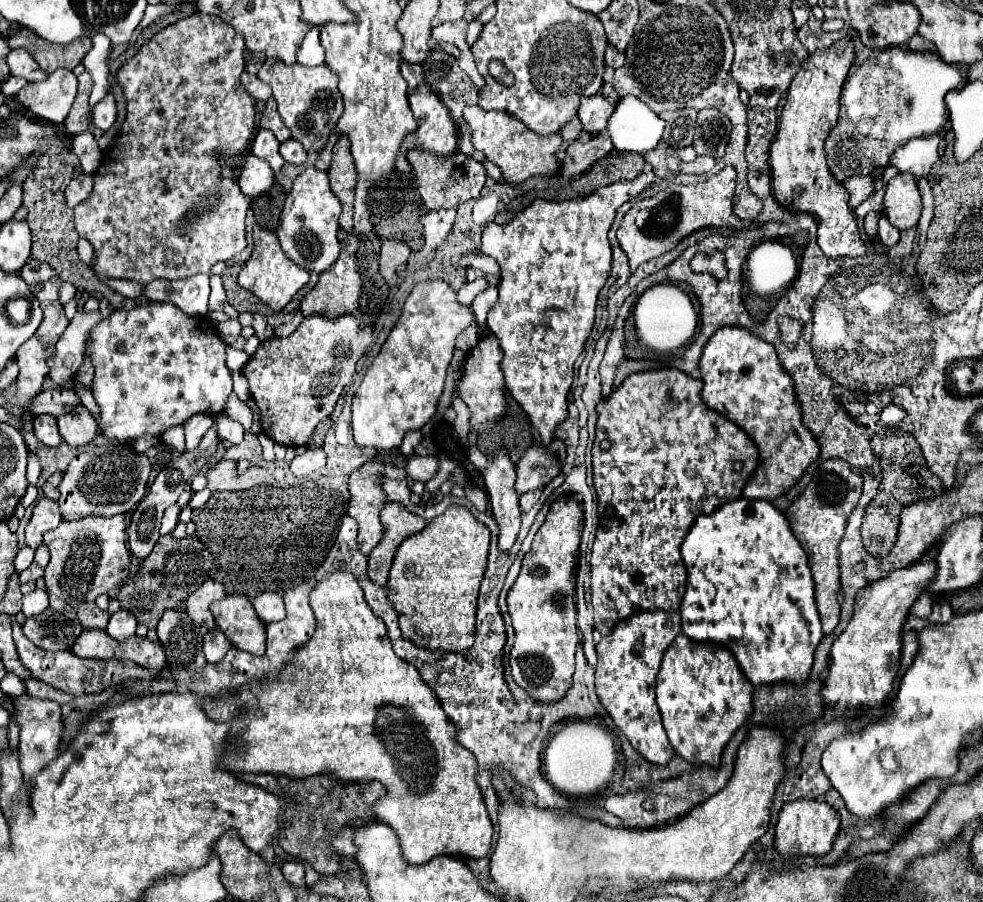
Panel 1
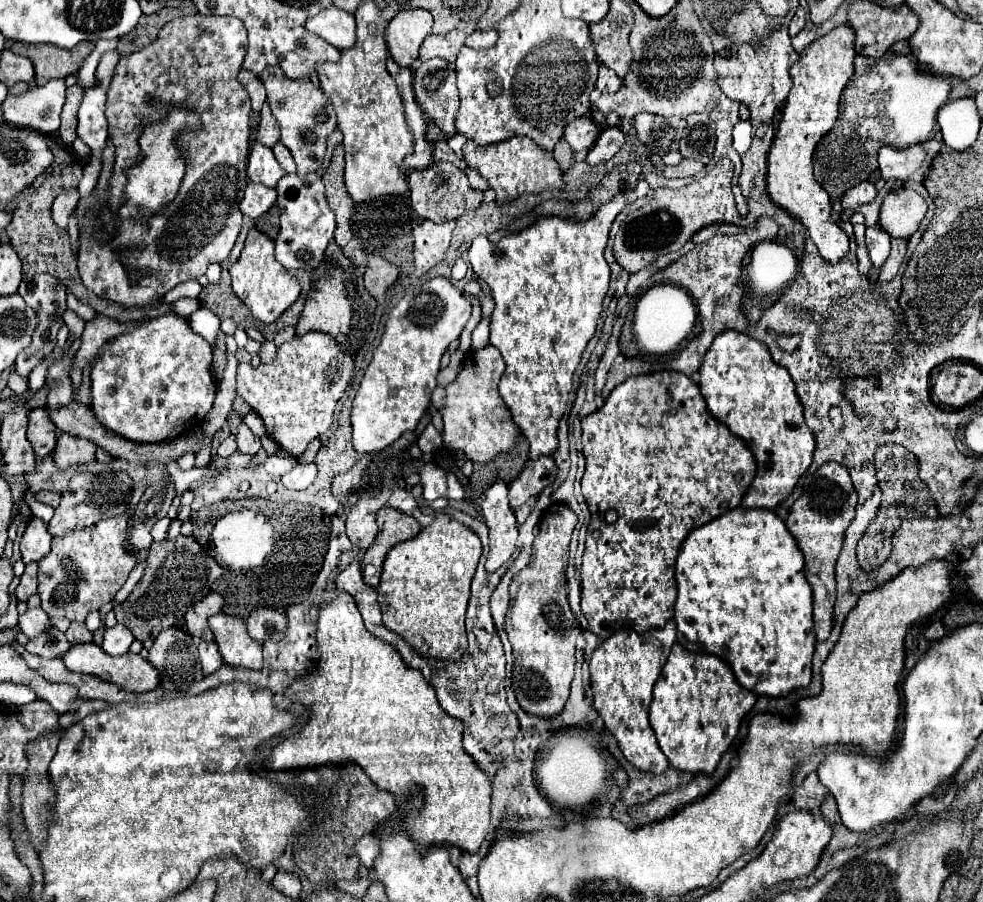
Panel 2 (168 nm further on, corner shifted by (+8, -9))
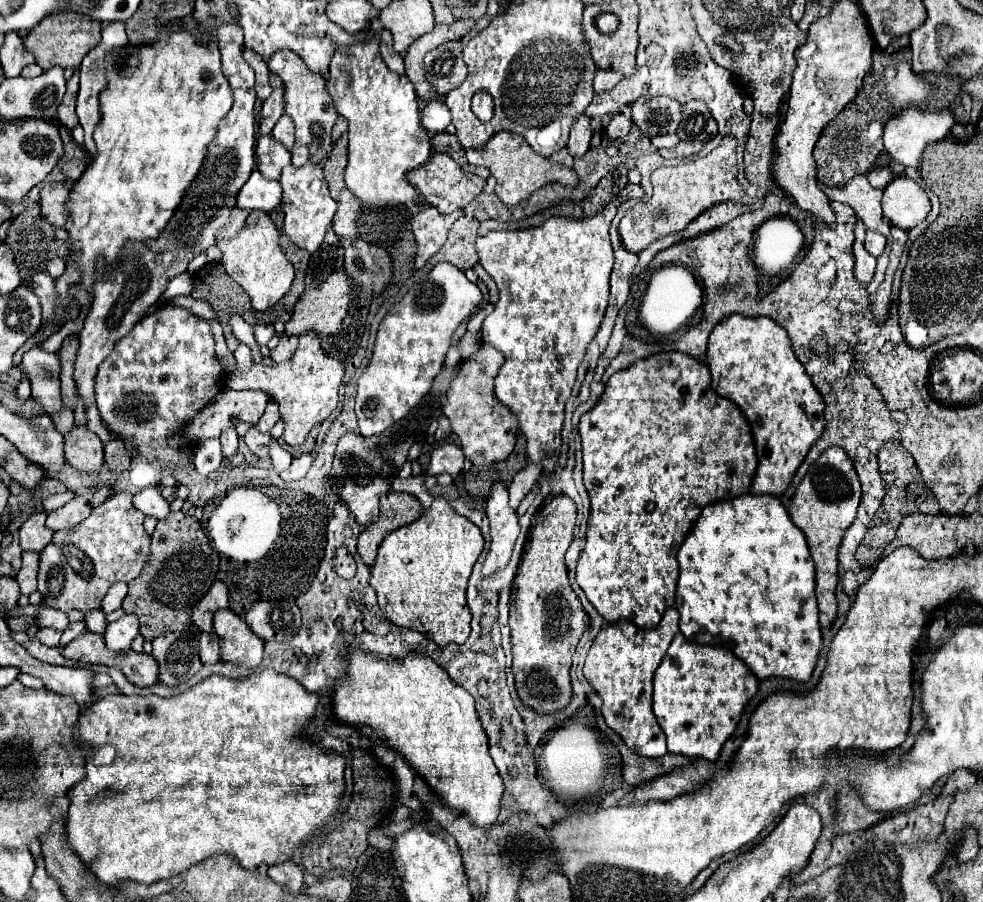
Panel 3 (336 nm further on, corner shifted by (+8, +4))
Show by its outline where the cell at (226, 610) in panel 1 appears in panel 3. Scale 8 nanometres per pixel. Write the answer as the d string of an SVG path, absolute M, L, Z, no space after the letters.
M219 610L213 616L213 630L221 640L221 660L257 668L263 656L263 638L255 636L233 610Z

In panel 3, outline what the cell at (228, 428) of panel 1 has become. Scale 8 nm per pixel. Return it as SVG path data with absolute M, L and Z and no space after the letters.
M235 428L225 430L219 440L221 440L221 446L223 446L223 456L225 458L231 458L237 452L237 442L239 442L239 436L237 436Z

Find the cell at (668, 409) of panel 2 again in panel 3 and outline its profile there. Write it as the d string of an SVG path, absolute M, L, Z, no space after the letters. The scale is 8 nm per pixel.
M661 352L653 354L649 358L637 360L629 368L623 368L615 372L607 386L603 396L597 400L597 404L581 416L579 422L579 434L581 434L581 444L583 444L583 482L591 498L591 516L587 522L587 534L585 534L585 548L579 556L577 562L577 584L585 592L587 600L597 608L597 612L607 620L607 622L617 622L621 618L631 620L633 624L641 628L655 628L661 622L661 616L667 608L675 604L675 588L677 588L677 550L683 544L687 532L693 528L695 520L699 518L701 510L719 500L731 500L735 496L747 494L755 468L757 468L757 454L753 446L753 436L751 428L745 420L745 416L739 412L737 404L731 404L727 398L721 398L713 388L711 388L711 374L705 364L699 360L681 354L681 352Z

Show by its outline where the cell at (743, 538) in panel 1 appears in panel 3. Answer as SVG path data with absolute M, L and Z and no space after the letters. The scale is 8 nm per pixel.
M743 494L703 508L701 516L677 552L679 628L687 640L723 646L739 656L759 678L783 676L807 682L821 650L819 608L815 600L815 566L803 532L791 522L785 506L775 496Z

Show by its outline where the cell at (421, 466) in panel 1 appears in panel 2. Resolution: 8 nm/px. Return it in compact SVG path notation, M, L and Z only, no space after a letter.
M425 465L421 471L421 485L423 485L423 497L427 501L435 501L437 497L445 497L445 493L447 493L445 471L435 465Z

